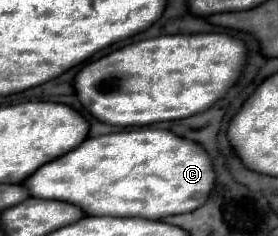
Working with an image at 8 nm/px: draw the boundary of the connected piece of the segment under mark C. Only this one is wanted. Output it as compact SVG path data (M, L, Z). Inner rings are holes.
M151 126L87 138L85 144L61 156L59 160L45 164L45 168L39 168L25 182L31 196L71 202L89 212L89 216L109 214L109 216L141 216L153 220L197 210L207 202L207 198L215 190L215 184L217 184L217 174L213 158L201 144L189 138L181 138L171 130L161 130Z

